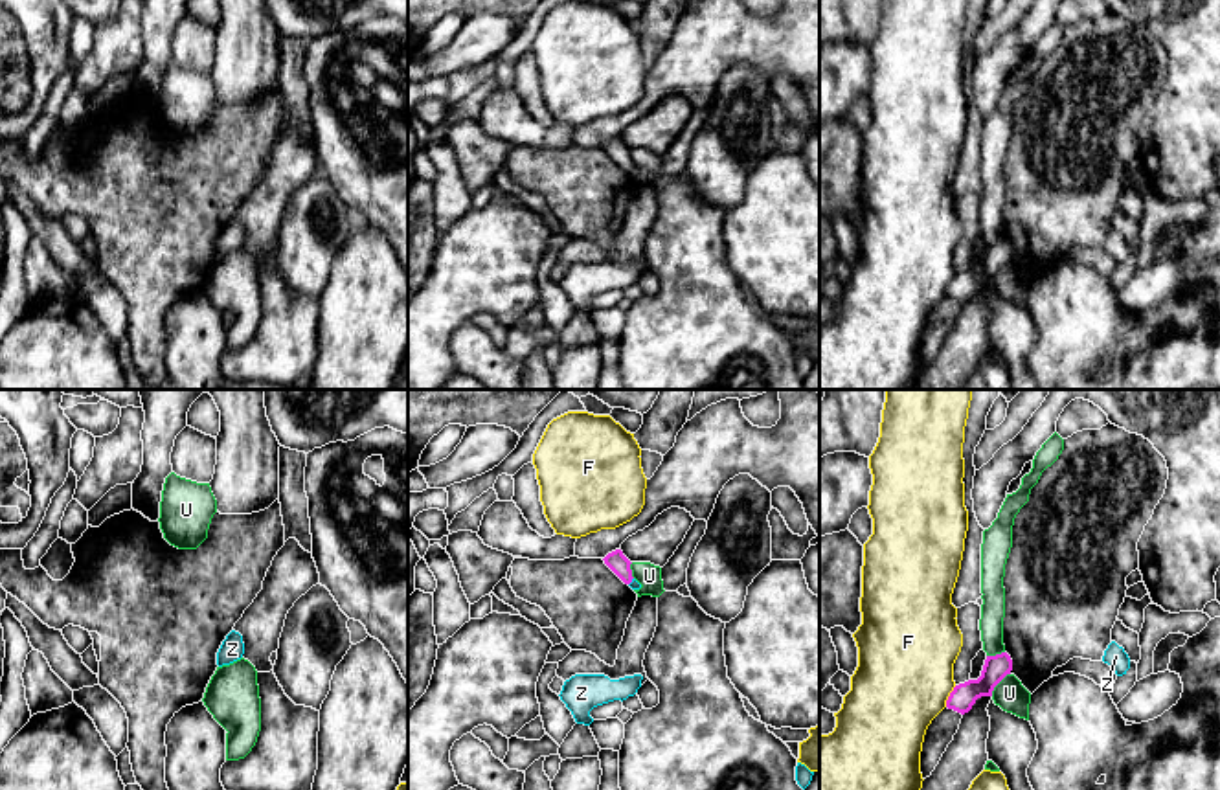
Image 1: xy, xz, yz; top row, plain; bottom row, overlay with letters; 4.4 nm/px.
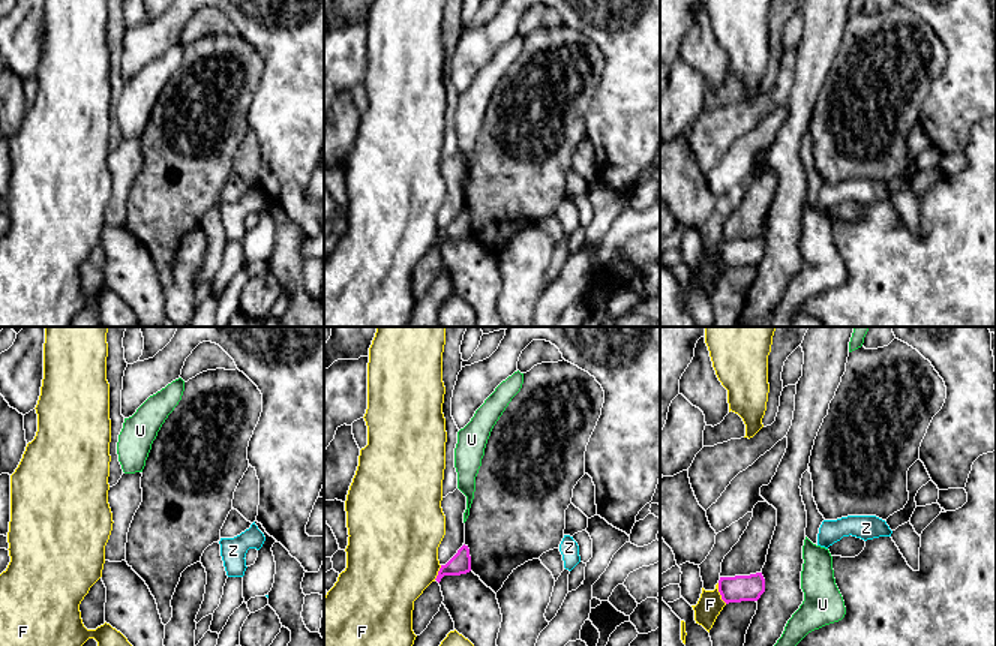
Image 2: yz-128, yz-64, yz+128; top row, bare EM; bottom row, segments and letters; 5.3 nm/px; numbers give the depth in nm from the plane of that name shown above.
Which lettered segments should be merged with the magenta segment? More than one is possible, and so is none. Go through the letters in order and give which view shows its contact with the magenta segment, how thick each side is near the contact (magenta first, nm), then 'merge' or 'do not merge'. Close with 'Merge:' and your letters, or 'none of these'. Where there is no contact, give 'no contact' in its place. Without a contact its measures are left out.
F: contact in yz; calibres 110 and 420 nm; do not merge
U: contact in yz; calibres 110 and 140 nm; do not merge
Z: contact in xz; calibres 90 and 50 nm; merge
Merge: Z

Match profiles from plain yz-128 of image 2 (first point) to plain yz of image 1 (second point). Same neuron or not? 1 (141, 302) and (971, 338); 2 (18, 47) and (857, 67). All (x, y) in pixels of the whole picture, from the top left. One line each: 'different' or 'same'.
1: different
2: same

